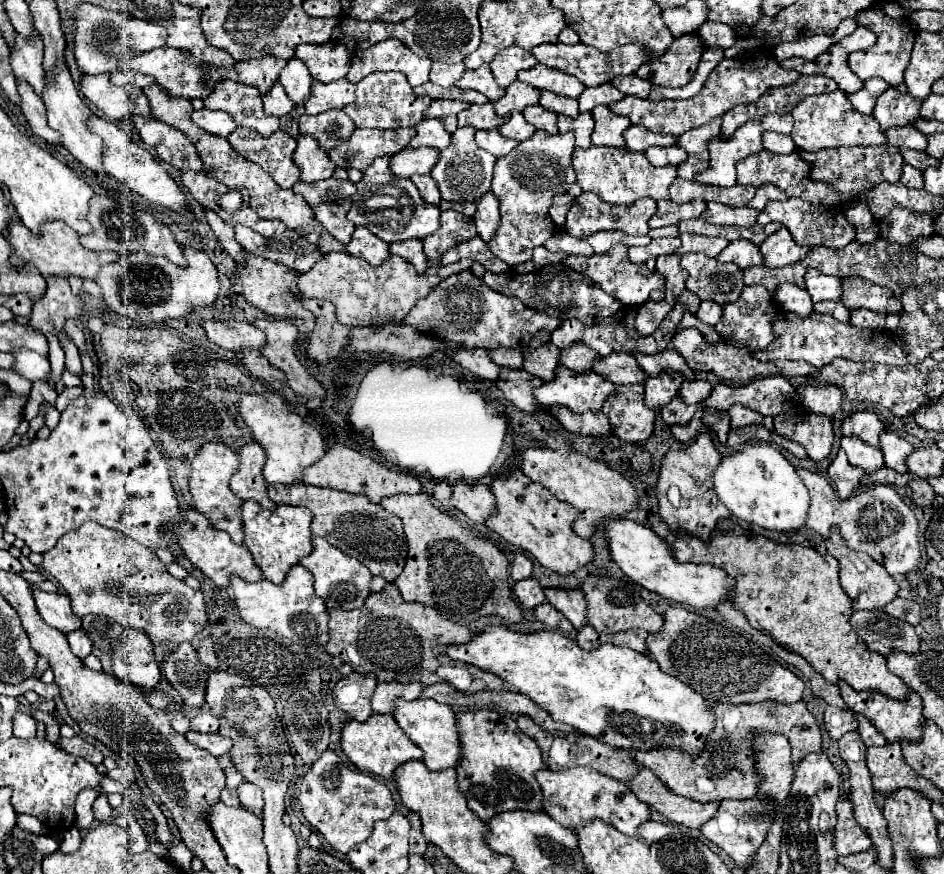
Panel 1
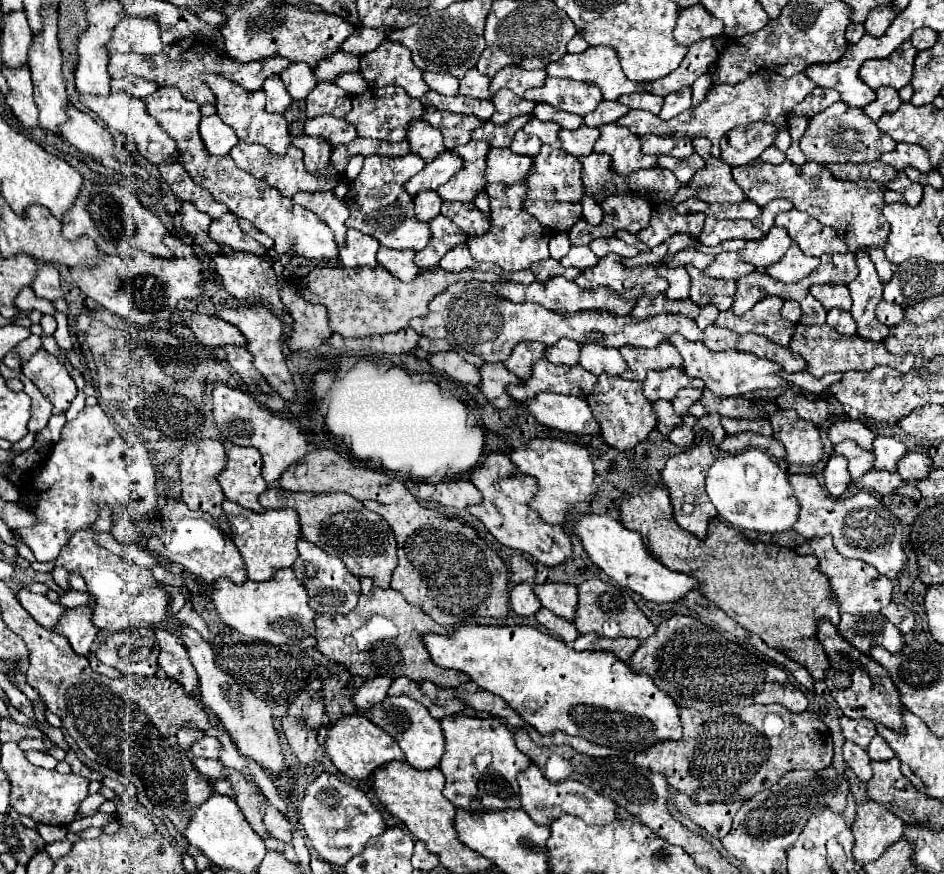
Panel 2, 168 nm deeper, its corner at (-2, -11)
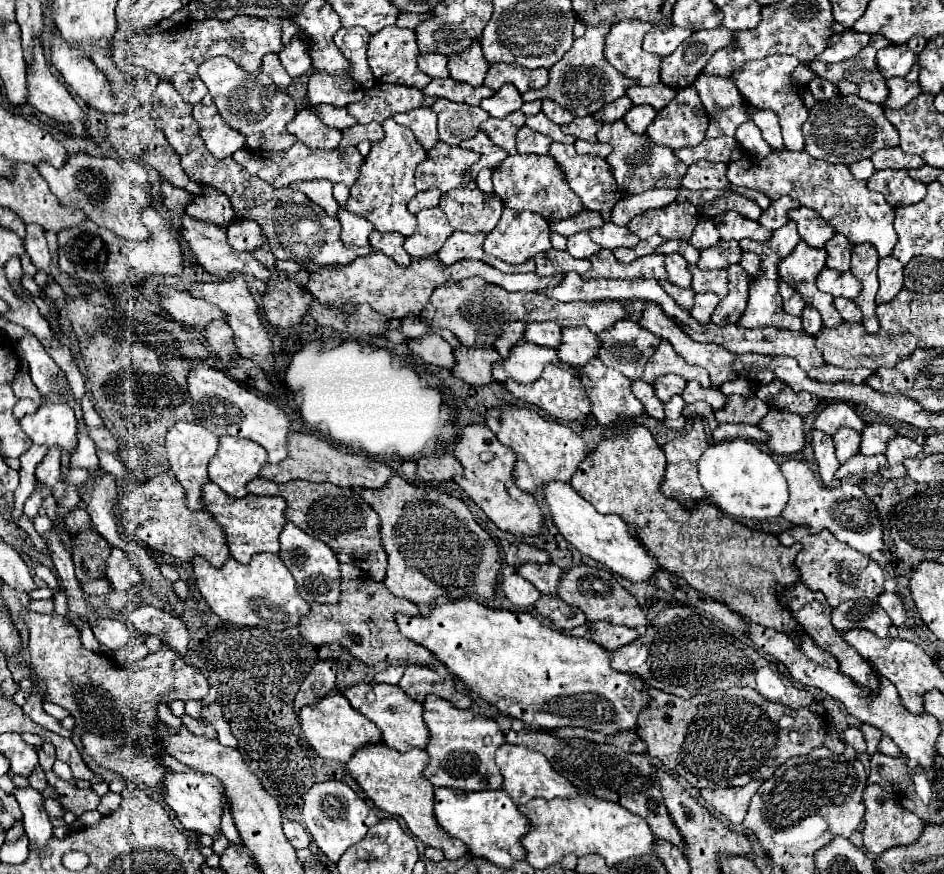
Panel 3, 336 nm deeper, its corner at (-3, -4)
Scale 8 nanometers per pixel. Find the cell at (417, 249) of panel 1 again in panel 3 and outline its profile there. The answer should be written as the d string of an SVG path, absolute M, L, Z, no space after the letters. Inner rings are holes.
M372 232L370 234L370 246L376 252L384 252L386 256L390 256L394 262L398 262L400 266L408 266L412 260L408 256L408 252L402 246L404 236L396 234L396 232L388 232L388 234L380 234L380 232Z

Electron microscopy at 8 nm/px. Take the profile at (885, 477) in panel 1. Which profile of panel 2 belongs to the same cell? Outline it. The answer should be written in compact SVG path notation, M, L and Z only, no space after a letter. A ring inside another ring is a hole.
M871 469L869 473L865 473L859 481L857 487L863 489L873 489L879 495L893 495L897 487L901 487L901 477L897 473L889 473L889 471L879 471L879 469Z

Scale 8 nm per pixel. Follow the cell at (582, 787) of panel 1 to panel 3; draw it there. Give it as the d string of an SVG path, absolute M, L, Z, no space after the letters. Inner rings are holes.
M504 744L498 748L496 752L496 764L504 776L504 792L518 804L528 804L534 798L544 798L544 800L552 800L552 798L570 798L570 796L580 796L578 790L574 788L574 784L570 784L562 774L558 774L550 762L540 754L534 752L530 748L522 748L522 746L514 746L514 744Z

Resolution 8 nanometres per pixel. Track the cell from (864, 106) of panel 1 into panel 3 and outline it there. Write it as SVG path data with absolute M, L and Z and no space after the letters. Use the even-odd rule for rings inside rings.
M890 78L888 82L886 82L886 86L888 86L888 90L890 90L890 94L888 94L888 98L886 98L886 102L882 104L884 108L888 106L888 108L904 108L912 98L916 98L922 90L920 90L920 86L918 86L918 82L906 82L904 78Z

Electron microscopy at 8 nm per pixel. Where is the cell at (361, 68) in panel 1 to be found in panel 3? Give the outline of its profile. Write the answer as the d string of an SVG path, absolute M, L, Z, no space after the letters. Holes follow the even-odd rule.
M390 26L384 28L382 32L374 34L370 38L368 44L368 64L370 70L374 74L376 82L394 82L394 84L404 84L404 86L414 86L418 90L426 88L426 84L430 84L430 76L426 76L424 72L420 72L418 68L418 46L416 46L416 34L414 30L406 30L406 28L398 28L398 26Z

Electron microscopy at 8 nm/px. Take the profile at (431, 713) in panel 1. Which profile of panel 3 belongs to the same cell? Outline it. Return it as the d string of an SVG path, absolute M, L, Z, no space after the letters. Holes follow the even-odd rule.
M356 684L344 692L344 696L350 700L352 708L370 718L382 732L384 744L406 752L410 748L426 748L426 742L430 740L430 732L424 722L424 708L420 702L410 700L404 692L400 692L398 686L390 684Z

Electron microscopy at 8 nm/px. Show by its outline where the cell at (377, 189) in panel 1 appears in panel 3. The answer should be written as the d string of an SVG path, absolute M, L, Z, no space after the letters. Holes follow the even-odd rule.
M392 118L386 120L382 128L386 136L384 140L374 142L370 154L364 158L360 178L350 188L346 210L372 222L378 232L398 232L402 236L410 236L418 224L416 216L408 212L406 204L418 192L414 188L414 170L422 160L426 160L426 150L416 142L410 128L396 124Z

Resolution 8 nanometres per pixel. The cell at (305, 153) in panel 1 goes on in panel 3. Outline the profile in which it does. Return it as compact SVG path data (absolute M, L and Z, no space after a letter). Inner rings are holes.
M304 108L294 116L294 120L288 124L288 130L304 142L308 148L336 148L342 132L330 126L324 126L310 108Z

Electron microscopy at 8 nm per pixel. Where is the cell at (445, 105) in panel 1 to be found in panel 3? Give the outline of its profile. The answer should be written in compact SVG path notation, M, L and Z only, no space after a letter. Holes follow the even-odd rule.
M436 100L432 110L438 114L438 136L446 144L460 144L462 140L474 136L484 120L490 118L480 106L456 104L450 100Z

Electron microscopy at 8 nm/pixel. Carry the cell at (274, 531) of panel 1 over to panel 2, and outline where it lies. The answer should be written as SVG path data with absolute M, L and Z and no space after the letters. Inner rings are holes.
M225 499L223 511L231 527L231 539L245 561L245 571L249 579L263 581L269 579L273 571L293 565L293 559L297 557L297 539L301 531L297 523L297 513L293 509L265 509L263 513L255 513Z

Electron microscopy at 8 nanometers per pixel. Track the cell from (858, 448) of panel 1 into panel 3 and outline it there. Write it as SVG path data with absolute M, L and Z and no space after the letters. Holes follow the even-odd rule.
M840 428L832 436L832 440L836 444L836 456L838 456L840 464L844 464L850 456L860 452L860 434L854 432L852 428Z

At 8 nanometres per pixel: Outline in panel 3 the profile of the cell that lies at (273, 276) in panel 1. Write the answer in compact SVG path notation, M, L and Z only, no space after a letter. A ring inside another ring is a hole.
M182 216L182 236L184 240L190 244L192 252L196 254L198 262L214 276L218 276L220 280L226 280L230 278L232 274L250 274L262 282L268 282L270 280L270 270L258 262L252 252L238 252L234 250L230 244L228 244L228 236L226 236L226 230L216 226L216 224L208 224L208 222L200 222L200 220L194 220L190 216Z

